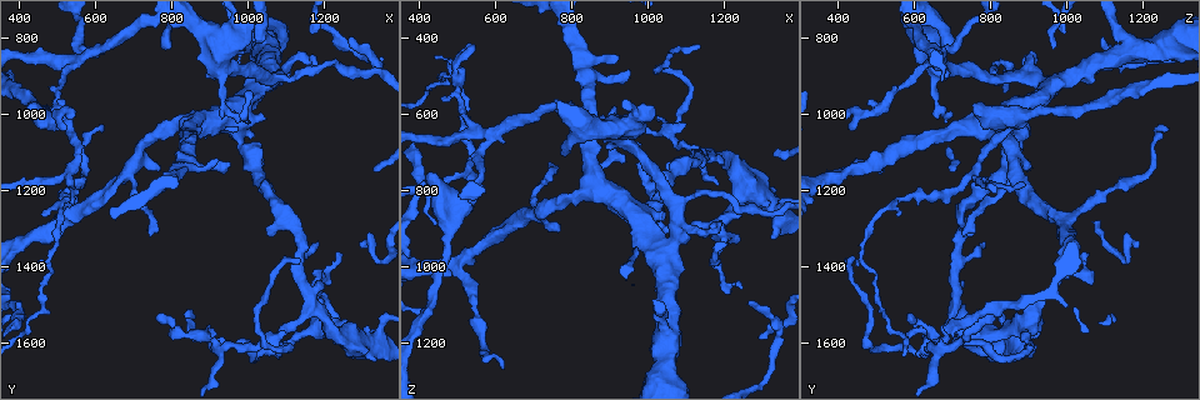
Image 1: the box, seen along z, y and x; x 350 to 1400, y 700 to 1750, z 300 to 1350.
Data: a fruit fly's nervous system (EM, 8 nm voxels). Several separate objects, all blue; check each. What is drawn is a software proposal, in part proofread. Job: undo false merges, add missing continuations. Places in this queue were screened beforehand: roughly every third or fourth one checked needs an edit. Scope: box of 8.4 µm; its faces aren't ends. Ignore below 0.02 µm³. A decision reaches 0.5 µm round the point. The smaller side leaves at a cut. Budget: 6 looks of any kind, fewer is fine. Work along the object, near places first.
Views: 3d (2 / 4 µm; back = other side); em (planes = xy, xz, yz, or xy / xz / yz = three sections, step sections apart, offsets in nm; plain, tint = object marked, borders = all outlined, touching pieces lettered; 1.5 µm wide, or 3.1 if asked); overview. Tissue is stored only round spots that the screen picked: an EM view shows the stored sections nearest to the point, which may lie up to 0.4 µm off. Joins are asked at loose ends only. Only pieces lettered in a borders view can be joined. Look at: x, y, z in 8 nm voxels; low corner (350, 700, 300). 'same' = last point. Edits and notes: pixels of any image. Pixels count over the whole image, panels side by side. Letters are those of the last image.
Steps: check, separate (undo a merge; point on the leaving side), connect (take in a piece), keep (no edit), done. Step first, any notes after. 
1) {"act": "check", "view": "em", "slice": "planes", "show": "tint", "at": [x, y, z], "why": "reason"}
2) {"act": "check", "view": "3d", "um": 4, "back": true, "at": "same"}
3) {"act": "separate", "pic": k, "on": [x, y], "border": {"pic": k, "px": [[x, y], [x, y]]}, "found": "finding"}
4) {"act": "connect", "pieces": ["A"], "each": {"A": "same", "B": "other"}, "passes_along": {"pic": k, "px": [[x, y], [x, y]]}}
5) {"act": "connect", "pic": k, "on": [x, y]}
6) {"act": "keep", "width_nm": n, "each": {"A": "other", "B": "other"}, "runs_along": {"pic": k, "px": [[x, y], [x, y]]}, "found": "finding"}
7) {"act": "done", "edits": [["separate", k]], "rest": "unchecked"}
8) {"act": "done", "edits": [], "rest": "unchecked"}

{"act": "check", "view": "em", "um": 3.1, "slice": "xy", "step": 8, "show": "borders", "at": [515, 1045, 435], "why": "thin end"}

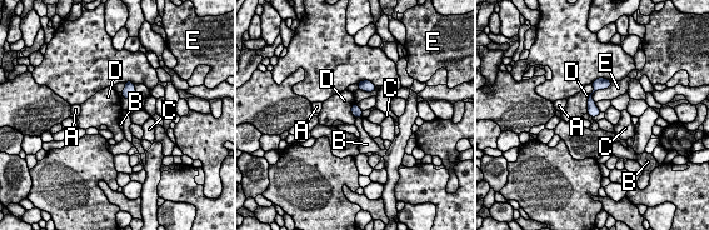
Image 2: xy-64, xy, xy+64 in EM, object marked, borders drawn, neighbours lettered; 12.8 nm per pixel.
{"act": "check", "view": "em", "um": 3.1, "slice": "planes", "show": "borders", "at": "same", "why": "another direction"}

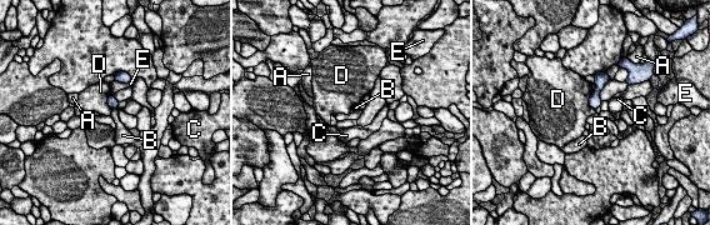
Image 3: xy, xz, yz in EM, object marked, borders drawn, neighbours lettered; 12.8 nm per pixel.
{"act": "keep", "each": {"A": "other", "B": "other", "C": "other", "D": "other", "E": "other"}, "found": "none of them fits"}

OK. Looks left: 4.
{"act": "check", "view": "3d", "um": 4, "at": [555, 860, 650], "why": "four arms meet"}

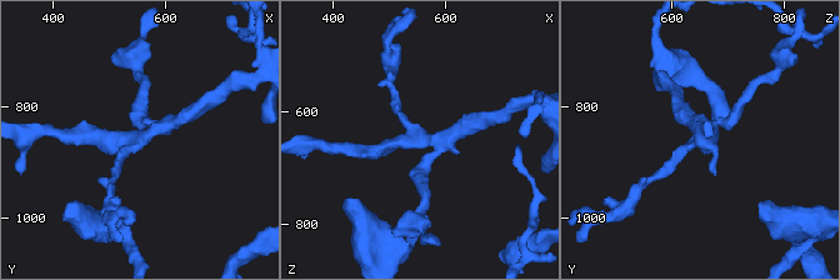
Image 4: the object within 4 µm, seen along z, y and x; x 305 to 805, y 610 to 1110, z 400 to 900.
{"act": "check", "view": "em", "slice": "planes", "show": "plain", "at": [555, 855, 640], "arms": 4, "why": "now the EM"}

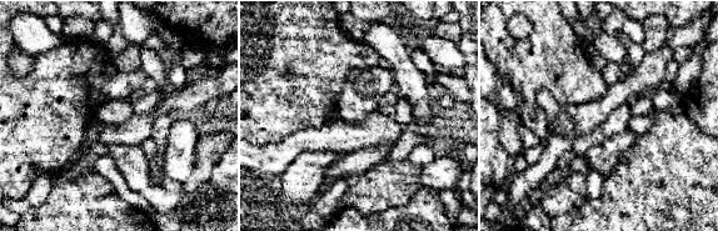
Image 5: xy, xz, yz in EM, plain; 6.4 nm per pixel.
{"act": "check", "view": "em", "slice": "planes", "show": "borders", "at": "same"}

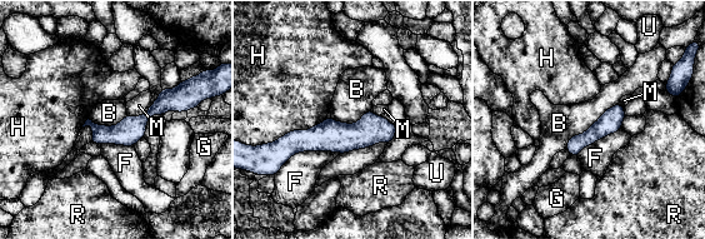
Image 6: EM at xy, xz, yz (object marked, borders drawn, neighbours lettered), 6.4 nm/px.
{"act": "keep", "width_nm": 150, "each": {"B": "other", "F": "other", "G": "other", "H": "other", "M": "other", "R": "other", "U": "other"}, "runs_along": {"pic": 6, "px": [[198, 94], [94, 139]]}, "found": "all the same cell"}

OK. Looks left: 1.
{"act": "check", "view": "em", "slice": "planes", "show": "borders", "at": [1265, 805, 1095], "why": "thin end"}

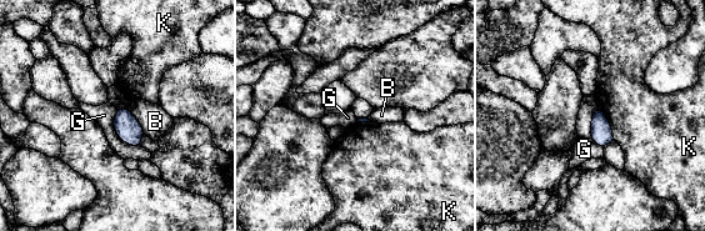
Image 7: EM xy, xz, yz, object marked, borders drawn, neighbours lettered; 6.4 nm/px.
{"act": "keep", "each": {"B": "other", "G": "other", "K": "other"}, "border": {"pic": 7, "px": [[116, 110], [115, 132], [140, 146]]}, "found": "none of them fits"}

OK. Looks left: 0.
{"act": "done", "edits": [], "rest": "unchecked"}

